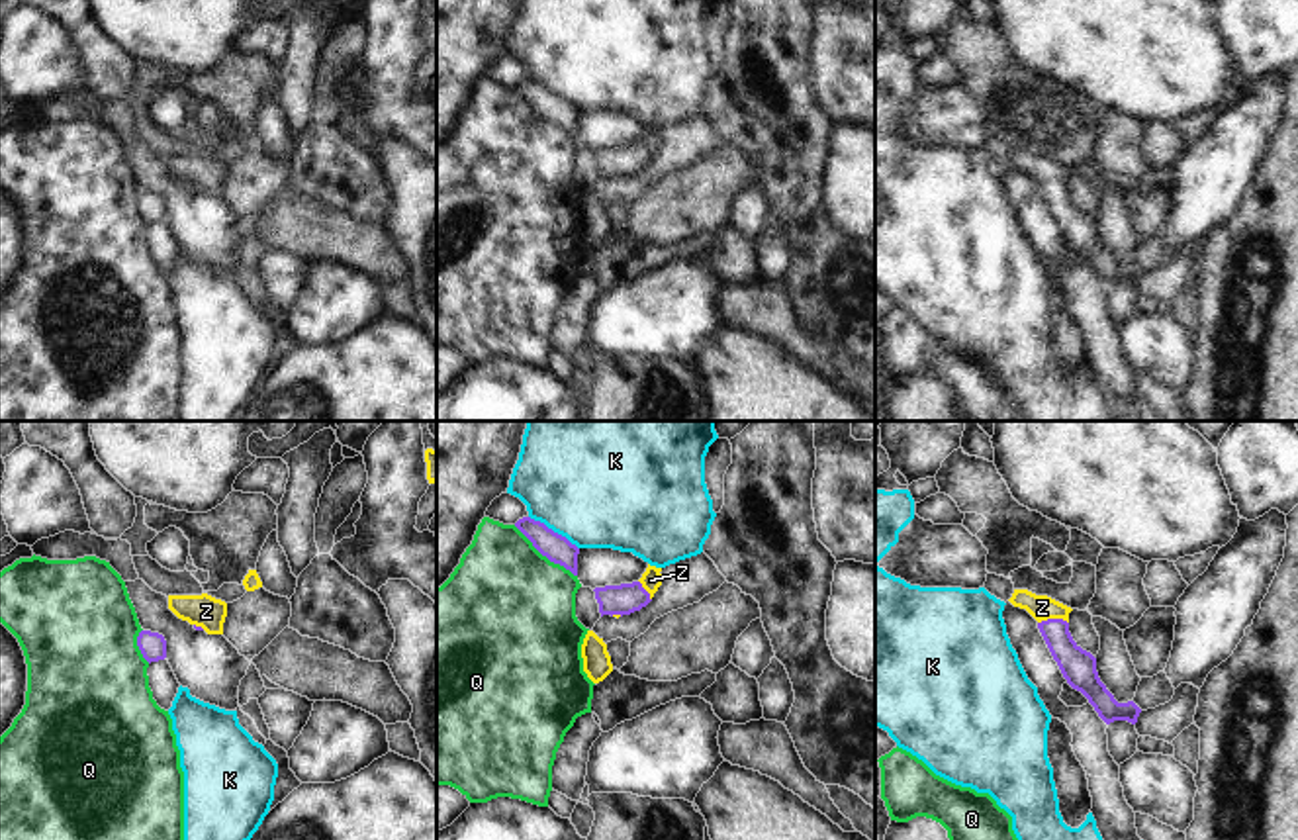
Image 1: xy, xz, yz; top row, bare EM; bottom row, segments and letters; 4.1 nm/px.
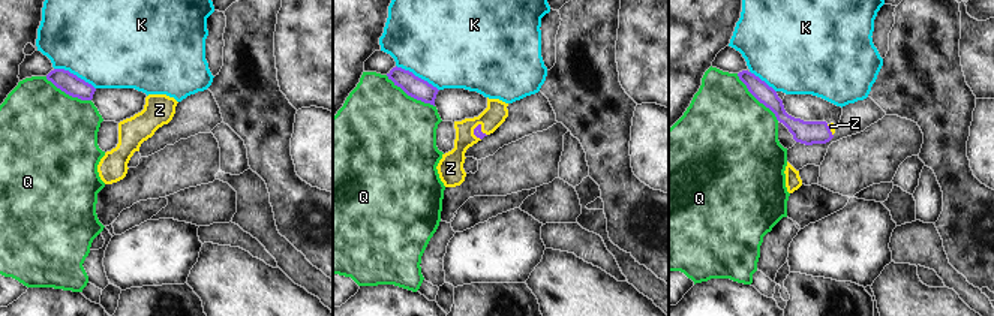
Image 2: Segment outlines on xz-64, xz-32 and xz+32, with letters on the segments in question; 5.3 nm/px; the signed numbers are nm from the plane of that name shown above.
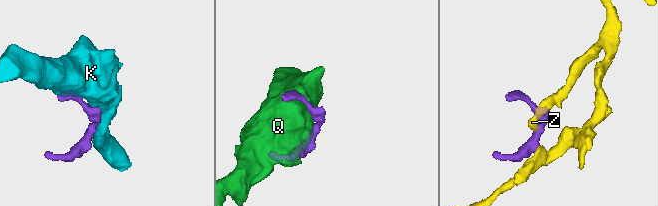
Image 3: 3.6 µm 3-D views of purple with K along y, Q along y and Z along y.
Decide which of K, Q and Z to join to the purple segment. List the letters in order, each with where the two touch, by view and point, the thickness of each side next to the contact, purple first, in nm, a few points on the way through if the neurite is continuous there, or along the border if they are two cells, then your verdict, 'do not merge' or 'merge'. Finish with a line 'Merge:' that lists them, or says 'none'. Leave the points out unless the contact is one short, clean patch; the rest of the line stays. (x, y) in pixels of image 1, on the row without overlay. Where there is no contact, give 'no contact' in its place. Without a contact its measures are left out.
K: contact xz (553, 93); calibres 110 and 440 nm; do not merge
Q: contact xz (545, 116); calibres 110 and 480 nm; do not merge
Z: contact yz (1052, 181); calibres 140 and 110 nm; way yz (1079, 230), (1062, 208), (1052, 181), (1042, 169); merge
Merge: Z

